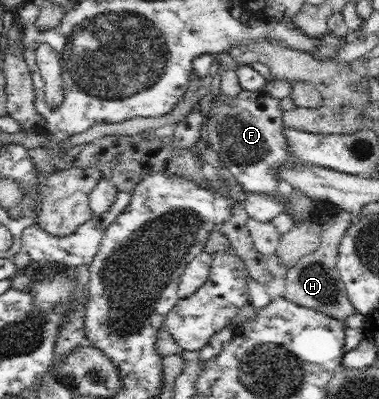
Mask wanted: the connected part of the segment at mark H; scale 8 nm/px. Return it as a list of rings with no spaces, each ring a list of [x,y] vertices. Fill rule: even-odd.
[[[341,209],[336,211],[336,215],[329,218],[322,226],[321,241],[319,249],[304,255],[288,268],[288,273],[284,277],[286,283],[285,299],[295,303],[297,306],[307,307],[325,313],[341,323],[345,323],[348,317],[354,315],[356,308],[349,300],[346,293],[346,286],[337,272],[336,263],[338,260],[338,247],[345,233],[352,224],[353,215]]]

